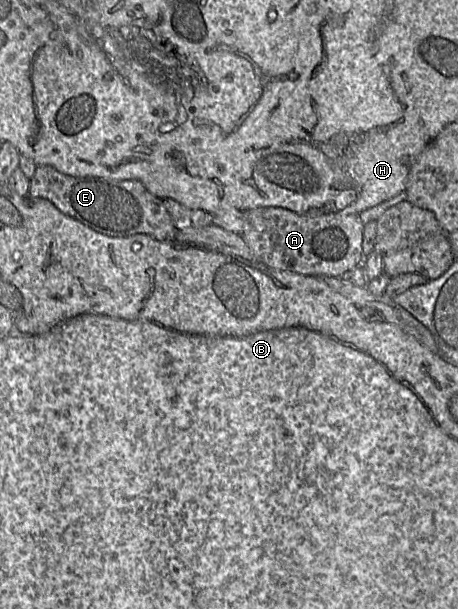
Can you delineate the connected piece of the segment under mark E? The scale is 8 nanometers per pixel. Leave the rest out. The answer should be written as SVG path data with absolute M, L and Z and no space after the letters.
M43 165L30 179L29 197L46 199L63 214L110 237L145 234L159 241L175 241L176 227L164 200L150 193L139 180L75 177Z

